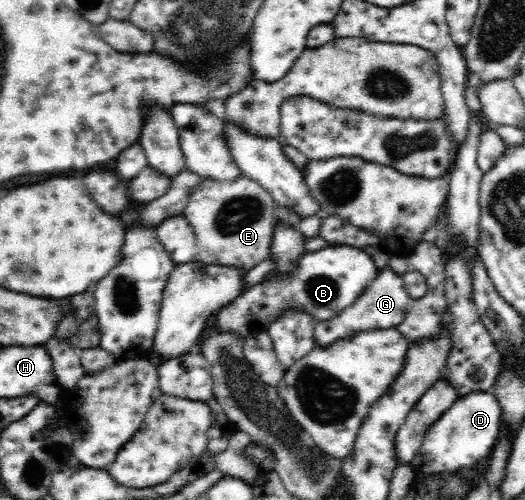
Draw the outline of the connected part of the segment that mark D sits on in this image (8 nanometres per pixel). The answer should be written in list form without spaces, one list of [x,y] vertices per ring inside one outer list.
[[[470,392],[459,397],[450,410],[444,412],[426,432],[412,467],[418,474],[458,473],[481,466],[489,456],[503,425],[502,409],[492,392]]]

